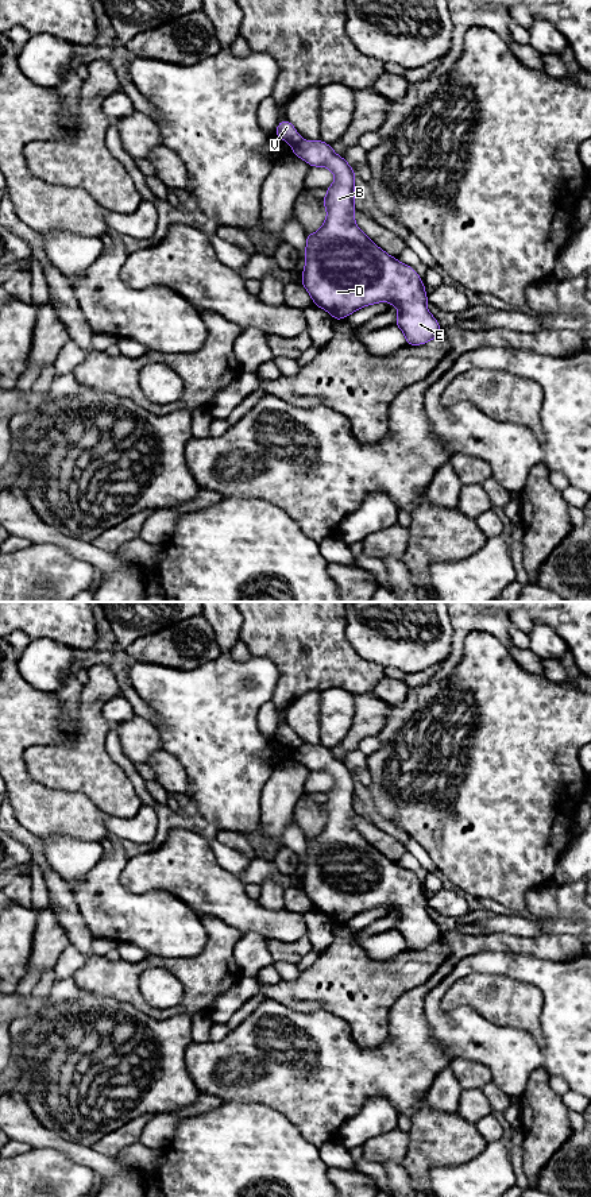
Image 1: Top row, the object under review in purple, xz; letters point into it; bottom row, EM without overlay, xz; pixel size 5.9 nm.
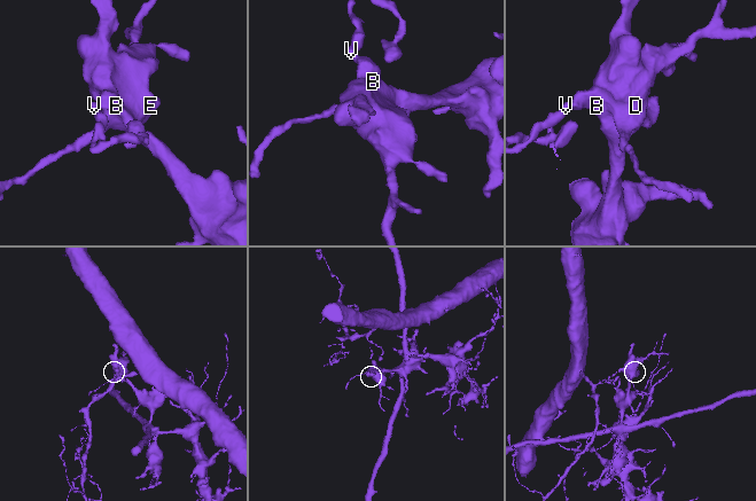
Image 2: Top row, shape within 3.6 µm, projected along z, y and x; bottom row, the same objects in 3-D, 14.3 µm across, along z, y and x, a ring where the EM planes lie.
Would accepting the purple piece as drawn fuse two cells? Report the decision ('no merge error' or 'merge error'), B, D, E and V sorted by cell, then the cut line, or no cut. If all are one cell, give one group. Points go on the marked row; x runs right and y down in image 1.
merge error | B D E / V | xz (300, 138), (292, 146)

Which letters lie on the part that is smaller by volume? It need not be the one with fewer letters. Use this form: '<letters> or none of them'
B, D, E

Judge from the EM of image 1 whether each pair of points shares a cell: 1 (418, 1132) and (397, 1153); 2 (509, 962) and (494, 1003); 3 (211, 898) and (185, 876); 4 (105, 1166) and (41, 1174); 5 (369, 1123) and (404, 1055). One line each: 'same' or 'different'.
1: different
2: different
3: same
4: different
5: different

